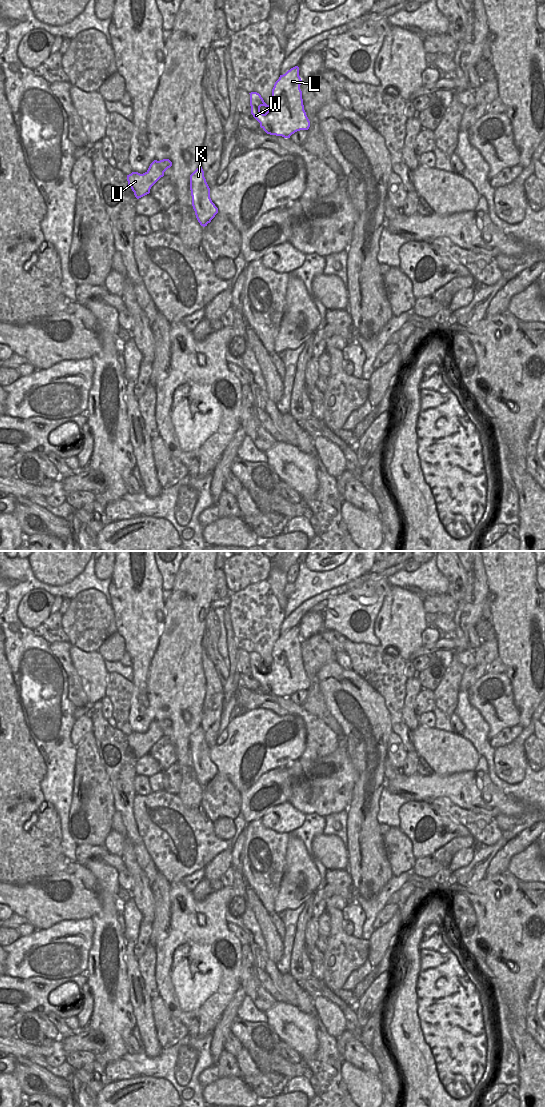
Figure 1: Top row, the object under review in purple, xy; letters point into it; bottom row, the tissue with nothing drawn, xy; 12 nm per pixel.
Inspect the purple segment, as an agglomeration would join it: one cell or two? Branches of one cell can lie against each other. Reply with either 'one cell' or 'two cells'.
one cell

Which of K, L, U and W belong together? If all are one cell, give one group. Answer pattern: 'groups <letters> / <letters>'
groups K L U W

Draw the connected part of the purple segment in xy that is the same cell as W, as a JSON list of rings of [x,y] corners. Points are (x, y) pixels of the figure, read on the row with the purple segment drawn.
[[[295,66],[275,82],[270,105],[264,102],[259,93],[249,93],[251,114],[267,134],[290,138],[297,131],[309,129],[301,83],[299,67]]]

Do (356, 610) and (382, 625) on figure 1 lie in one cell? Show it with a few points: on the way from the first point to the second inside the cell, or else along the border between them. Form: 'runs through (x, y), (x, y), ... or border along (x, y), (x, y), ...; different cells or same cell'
border along (384, 599), (374, 624), (374, 635), (379, 644); different cells

